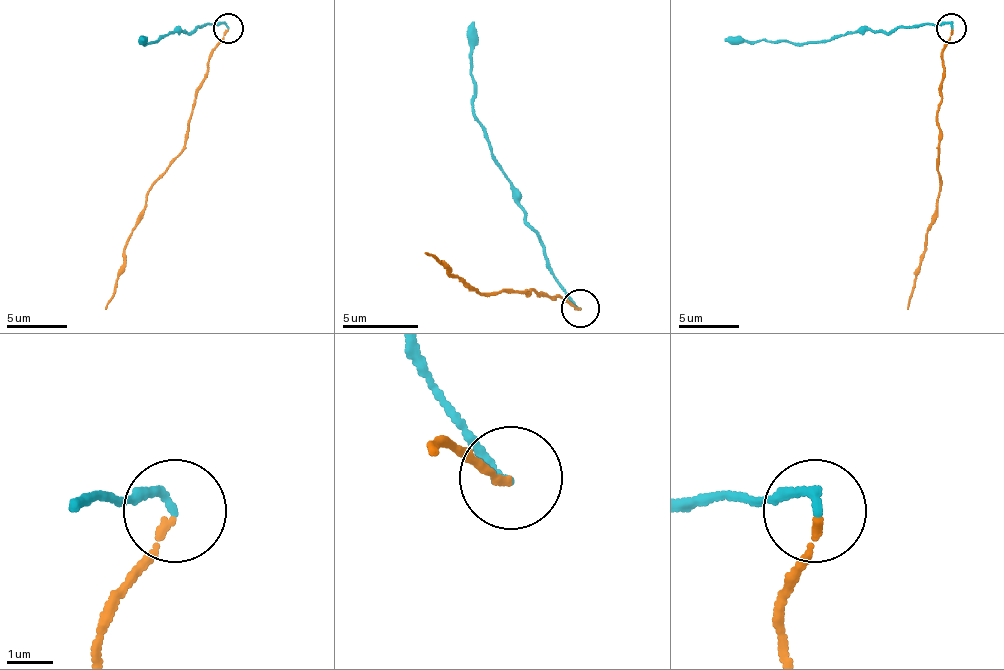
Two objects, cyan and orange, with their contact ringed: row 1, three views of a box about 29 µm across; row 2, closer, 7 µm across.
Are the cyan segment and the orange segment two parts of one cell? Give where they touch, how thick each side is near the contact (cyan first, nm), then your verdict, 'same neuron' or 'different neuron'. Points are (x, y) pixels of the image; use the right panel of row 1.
(951, 28) | 170/160 nm | different neuron

